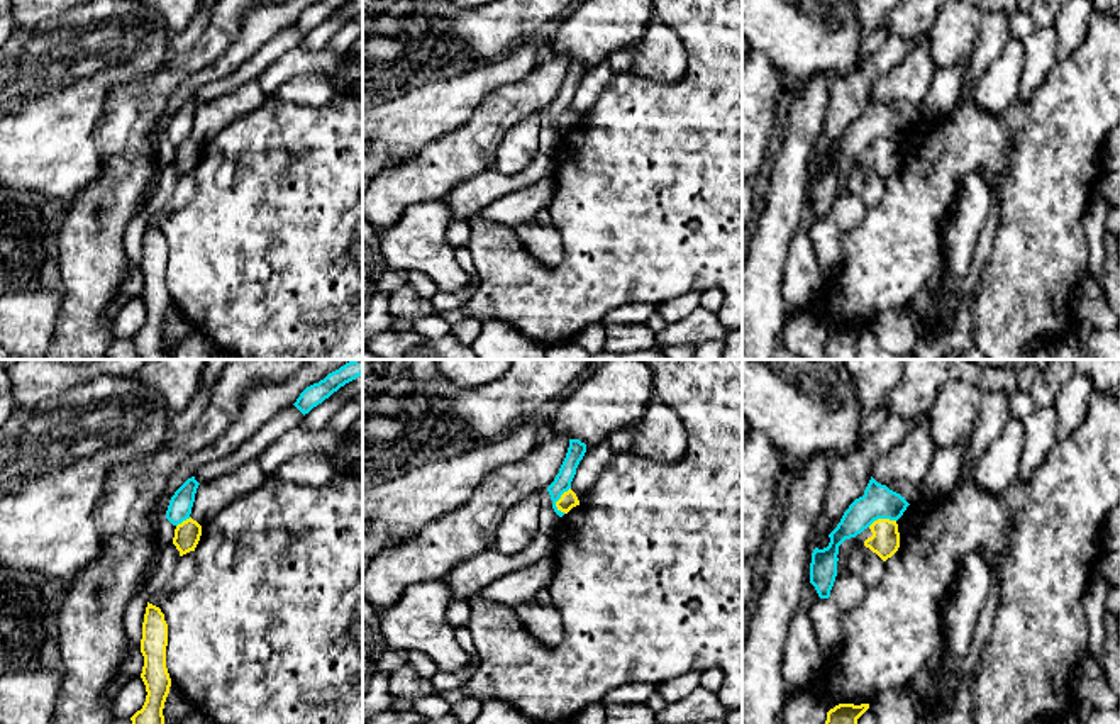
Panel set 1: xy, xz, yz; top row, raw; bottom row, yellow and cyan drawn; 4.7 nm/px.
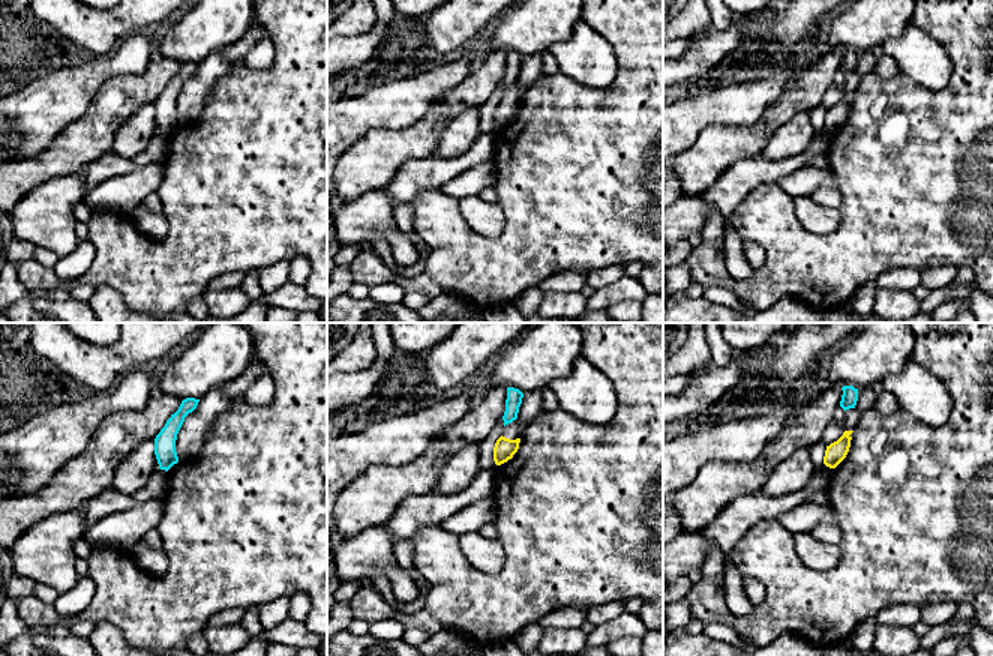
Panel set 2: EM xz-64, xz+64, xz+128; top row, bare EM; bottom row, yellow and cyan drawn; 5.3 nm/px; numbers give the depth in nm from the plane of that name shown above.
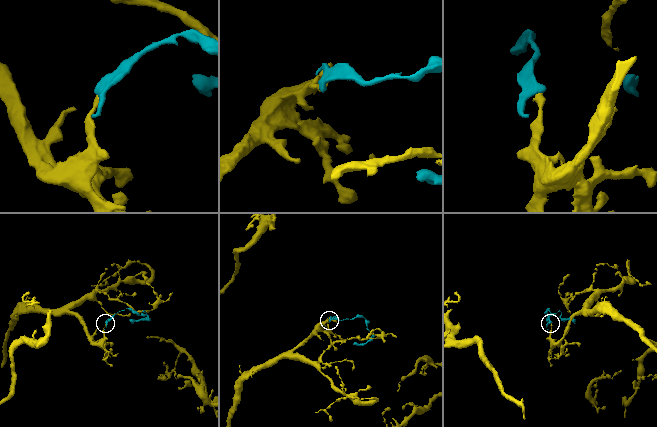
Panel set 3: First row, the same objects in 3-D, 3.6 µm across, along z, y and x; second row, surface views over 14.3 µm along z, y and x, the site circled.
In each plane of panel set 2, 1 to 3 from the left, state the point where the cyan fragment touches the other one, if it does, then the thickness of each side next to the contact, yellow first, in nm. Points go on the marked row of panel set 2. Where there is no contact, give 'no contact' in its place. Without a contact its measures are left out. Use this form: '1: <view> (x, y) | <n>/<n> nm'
1: no contact
2: no contact
3: no contact

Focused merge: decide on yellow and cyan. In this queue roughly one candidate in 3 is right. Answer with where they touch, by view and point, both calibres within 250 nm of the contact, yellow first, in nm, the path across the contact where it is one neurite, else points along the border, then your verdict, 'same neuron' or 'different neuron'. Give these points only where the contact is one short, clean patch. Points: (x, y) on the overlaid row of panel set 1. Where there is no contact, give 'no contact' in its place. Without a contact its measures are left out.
meets yellow in xz at (558, 501); 80 nm thick on the yellow side, 90 nm on the other; border along xz (570, 487), (556, 502), (561, 512); different neuron

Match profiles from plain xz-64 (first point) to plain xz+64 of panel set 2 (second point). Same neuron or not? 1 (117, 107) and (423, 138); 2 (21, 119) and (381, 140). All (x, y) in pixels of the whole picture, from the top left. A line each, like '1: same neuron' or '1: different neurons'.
1: same neuron
2: different neurons

